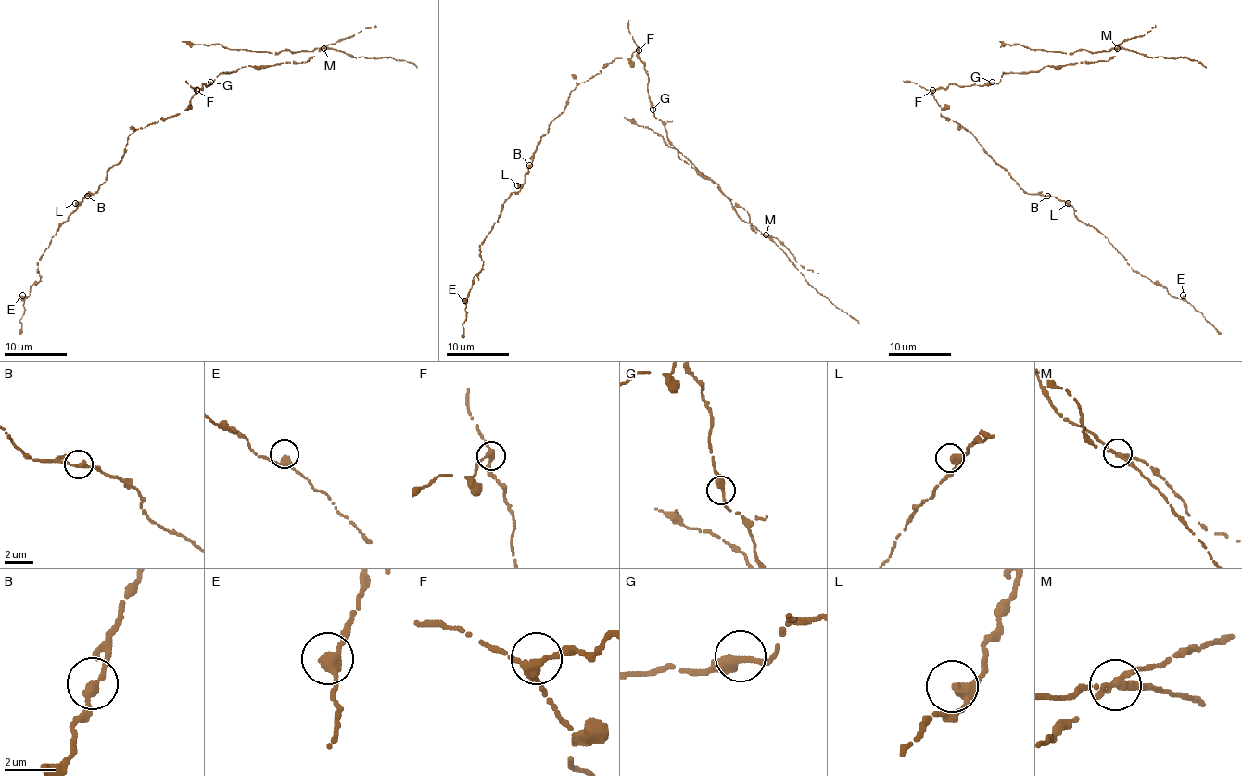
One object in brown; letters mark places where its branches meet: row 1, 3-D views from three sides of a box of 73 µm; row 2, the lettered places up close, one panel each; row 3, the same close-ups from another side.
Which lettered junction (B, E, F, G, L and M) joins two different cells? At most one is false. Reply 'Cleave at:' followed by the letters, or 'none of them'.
Cleave at: none of them

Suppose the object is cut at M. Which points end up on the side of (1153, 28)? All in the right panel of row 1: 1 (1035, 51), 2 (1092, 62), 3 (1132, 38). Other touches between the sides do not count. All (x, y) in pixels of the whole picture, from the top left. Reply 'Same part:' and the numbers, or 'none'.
Same part: 2, 3

